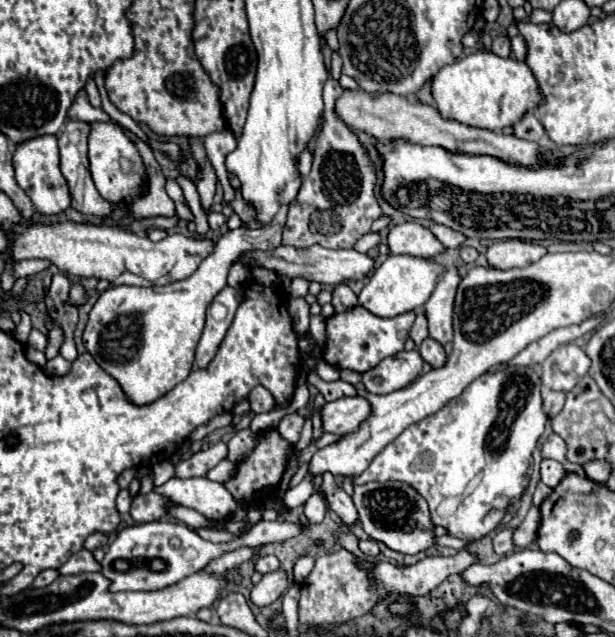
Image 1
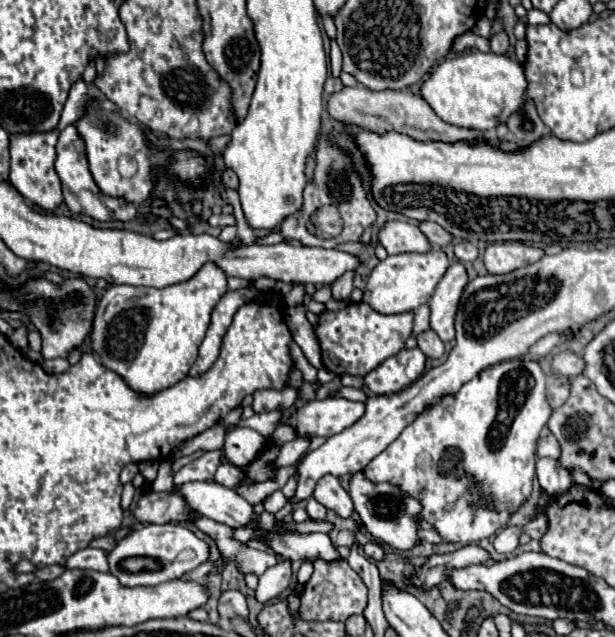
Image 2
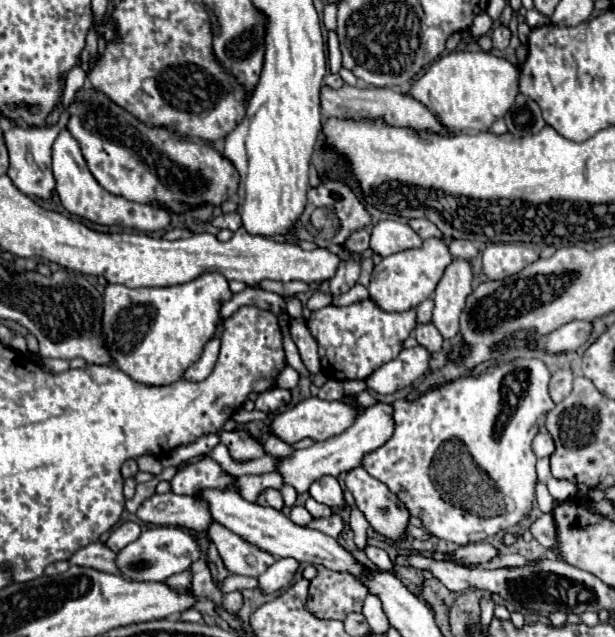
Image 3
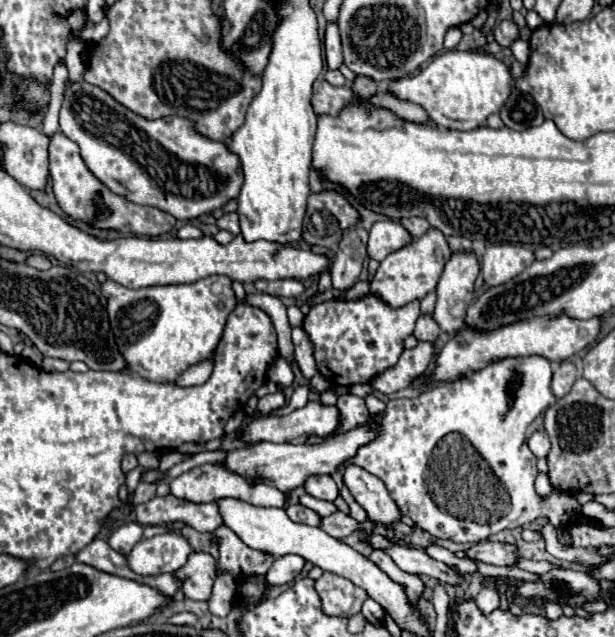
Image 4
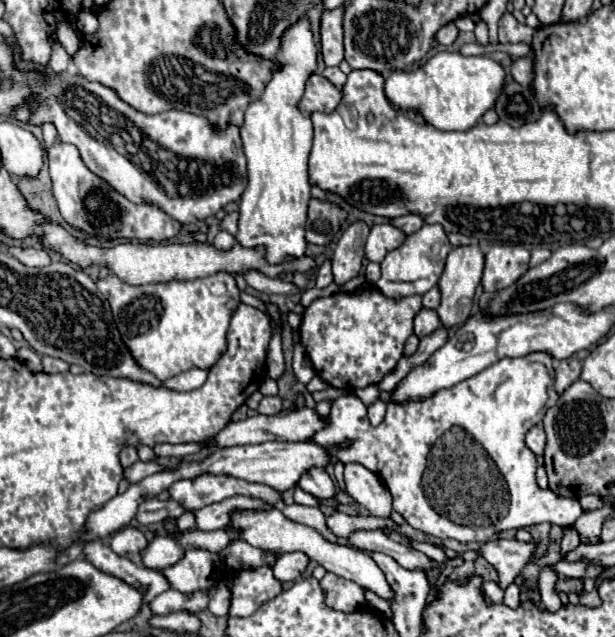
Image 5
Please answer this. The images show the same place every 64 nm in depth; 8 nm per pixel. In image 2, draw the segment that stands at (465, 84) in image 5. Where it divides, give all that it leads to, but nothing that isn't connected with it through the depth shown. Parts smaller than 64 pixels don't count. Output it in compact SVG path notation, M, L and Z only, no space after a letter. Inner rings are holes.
M476 50L438 62L422 82L420 96L448 124L478 132L494 132L498 124L508 120L508 116L520 108L526 84L520 62L494 52L482 54Z

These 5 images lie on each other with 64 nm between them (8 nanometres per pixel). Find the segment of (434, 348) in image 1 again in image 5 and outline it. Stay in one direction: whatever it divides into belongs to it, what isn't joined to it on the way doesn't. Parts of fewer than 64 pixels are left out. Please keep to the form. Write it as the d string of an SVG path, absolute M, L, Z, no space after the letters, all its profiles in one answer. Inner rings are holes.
M420 308L418 314L414 316L414 334L416 334L418 338L432 334L438 326L440 326L440 318L438 318L436 310Z

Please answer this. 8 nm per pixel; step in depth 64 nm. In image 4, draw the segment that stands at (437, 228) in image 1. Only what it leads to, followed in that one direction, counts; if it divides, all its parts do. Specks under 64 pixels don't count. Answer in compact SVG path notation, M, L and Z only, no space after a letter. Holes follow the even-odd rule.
M414 216L414 218L402 218L400 220L400 224L410 232L410 236L422 236L428 228L430 228L430 224L424 220L424 218L418 218L418 216Z

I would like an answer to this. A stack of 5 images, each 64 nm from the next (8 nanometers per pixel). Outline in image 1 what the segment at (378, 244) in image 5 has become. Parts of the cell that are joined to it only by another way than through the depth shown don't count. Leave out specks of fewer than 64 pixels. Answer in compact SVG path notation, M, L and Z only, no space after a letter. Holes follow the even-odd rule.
M404 222L390 228L386 236L386 244L390 254L408 254L408 256L424 256L434 258L442 254L444 246L418 222Z

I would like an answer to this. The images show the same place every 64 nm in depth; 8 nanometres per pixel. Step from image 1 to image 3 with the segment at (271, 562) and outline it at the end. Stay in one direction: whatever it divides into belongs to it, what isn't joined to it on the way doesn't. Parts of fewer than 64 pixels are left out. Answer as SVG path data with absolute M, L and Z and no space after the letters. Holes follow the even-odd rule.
M214 522L212 528L208 528L208 534L220 552L224 566L232 574L258 578L262 572L266 572L268 566L274 564L274 558L268 552L252 548L252 544L240 540L240 536L236 536L232 530L224 528L218 522Z

